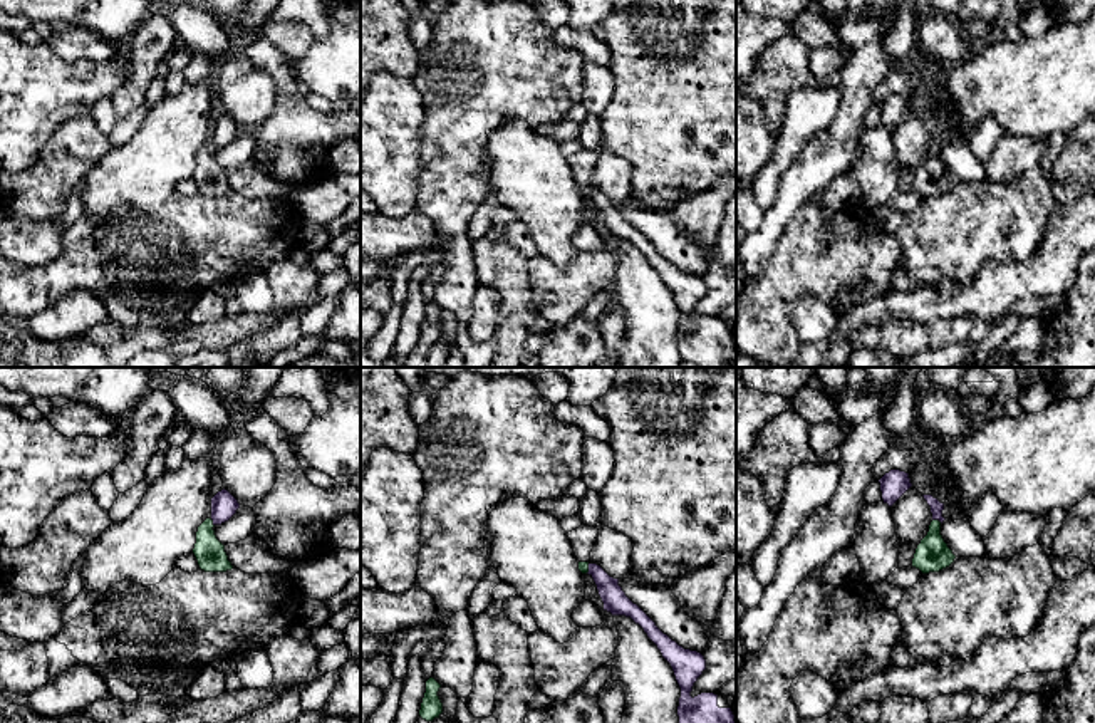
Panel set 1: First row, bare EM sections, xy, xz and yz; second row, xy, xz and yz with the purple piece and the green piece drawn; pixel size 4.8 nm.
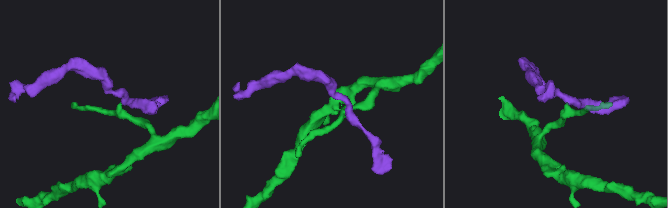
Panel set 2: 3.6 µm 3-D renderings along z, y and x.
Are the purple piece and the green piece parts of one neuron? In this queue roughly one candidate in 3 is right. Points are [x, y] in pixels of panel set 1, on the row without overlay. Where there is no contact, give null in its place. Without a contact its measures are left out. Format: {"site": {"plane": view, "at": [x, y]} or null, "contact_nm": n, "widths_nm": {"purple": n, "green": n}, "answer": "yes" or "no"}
{"site": {"plane": "yz", "at": [938, 143]}, "contact_nm": 50, "widths_nm": {"purple": 60, "green": 160}, "answer": "no"}

